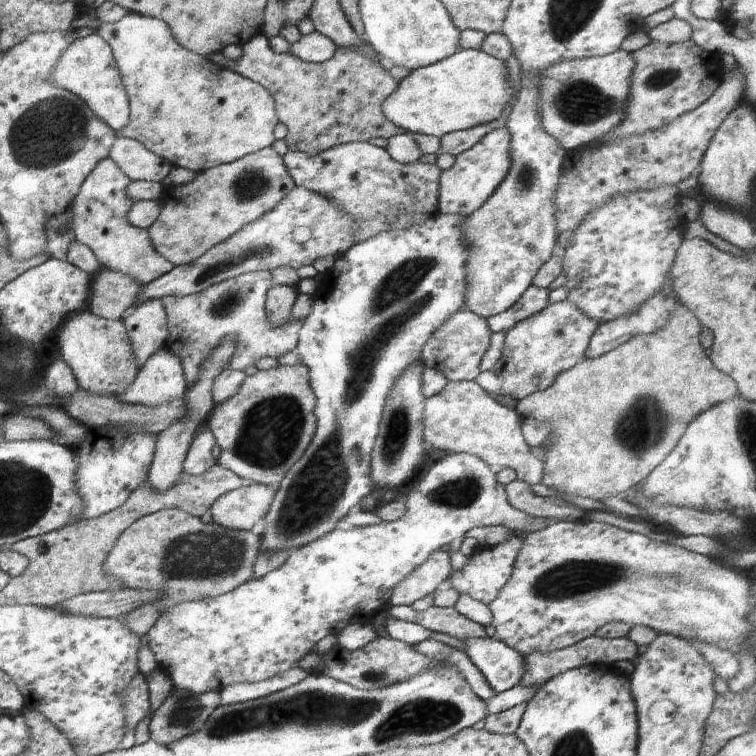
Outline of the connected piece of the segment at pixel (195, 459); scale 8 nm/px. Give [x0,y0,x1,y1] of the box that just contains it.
[183,425,217,475]

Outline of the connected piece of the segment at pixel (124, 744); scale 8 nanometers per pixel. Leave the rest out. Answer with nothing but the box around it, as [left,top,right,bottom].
[118,674,153,749]

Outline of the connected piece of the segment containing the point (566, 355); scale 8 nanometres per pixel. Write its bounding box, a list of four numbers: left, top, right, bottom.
[492,299,598,400]

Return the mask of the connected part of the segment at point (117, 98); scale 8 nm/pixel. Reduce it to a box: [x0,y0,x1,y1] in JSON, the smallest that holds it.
[52,33,129,131]

